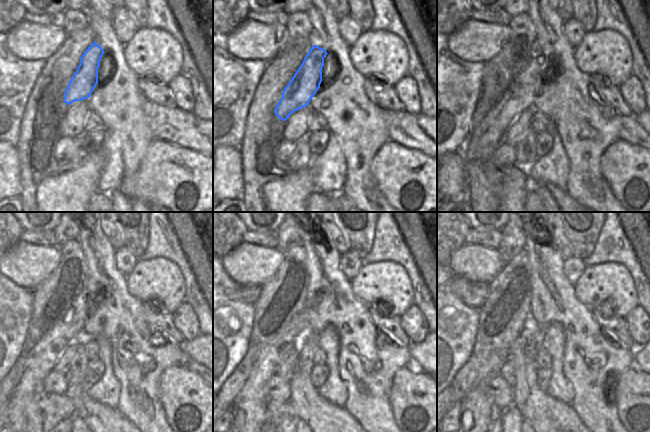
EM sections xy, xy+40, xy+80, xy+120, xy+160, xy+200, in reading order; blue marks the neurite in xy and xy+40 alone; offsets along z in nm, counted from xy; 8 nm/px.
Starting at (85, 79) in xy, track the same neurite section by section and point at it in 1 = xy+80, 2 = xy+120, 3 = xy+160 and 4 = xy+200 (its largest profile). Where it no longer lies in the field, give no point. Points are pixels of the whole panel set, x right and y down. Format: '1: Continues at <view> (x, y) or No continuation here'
1: Continues at xy+80 (519, 96)
2: Continues at xy+120 (41, 359)
3: Continues at xy+160 (248, 408)
4: Continues at xy+200 (478, 412)

